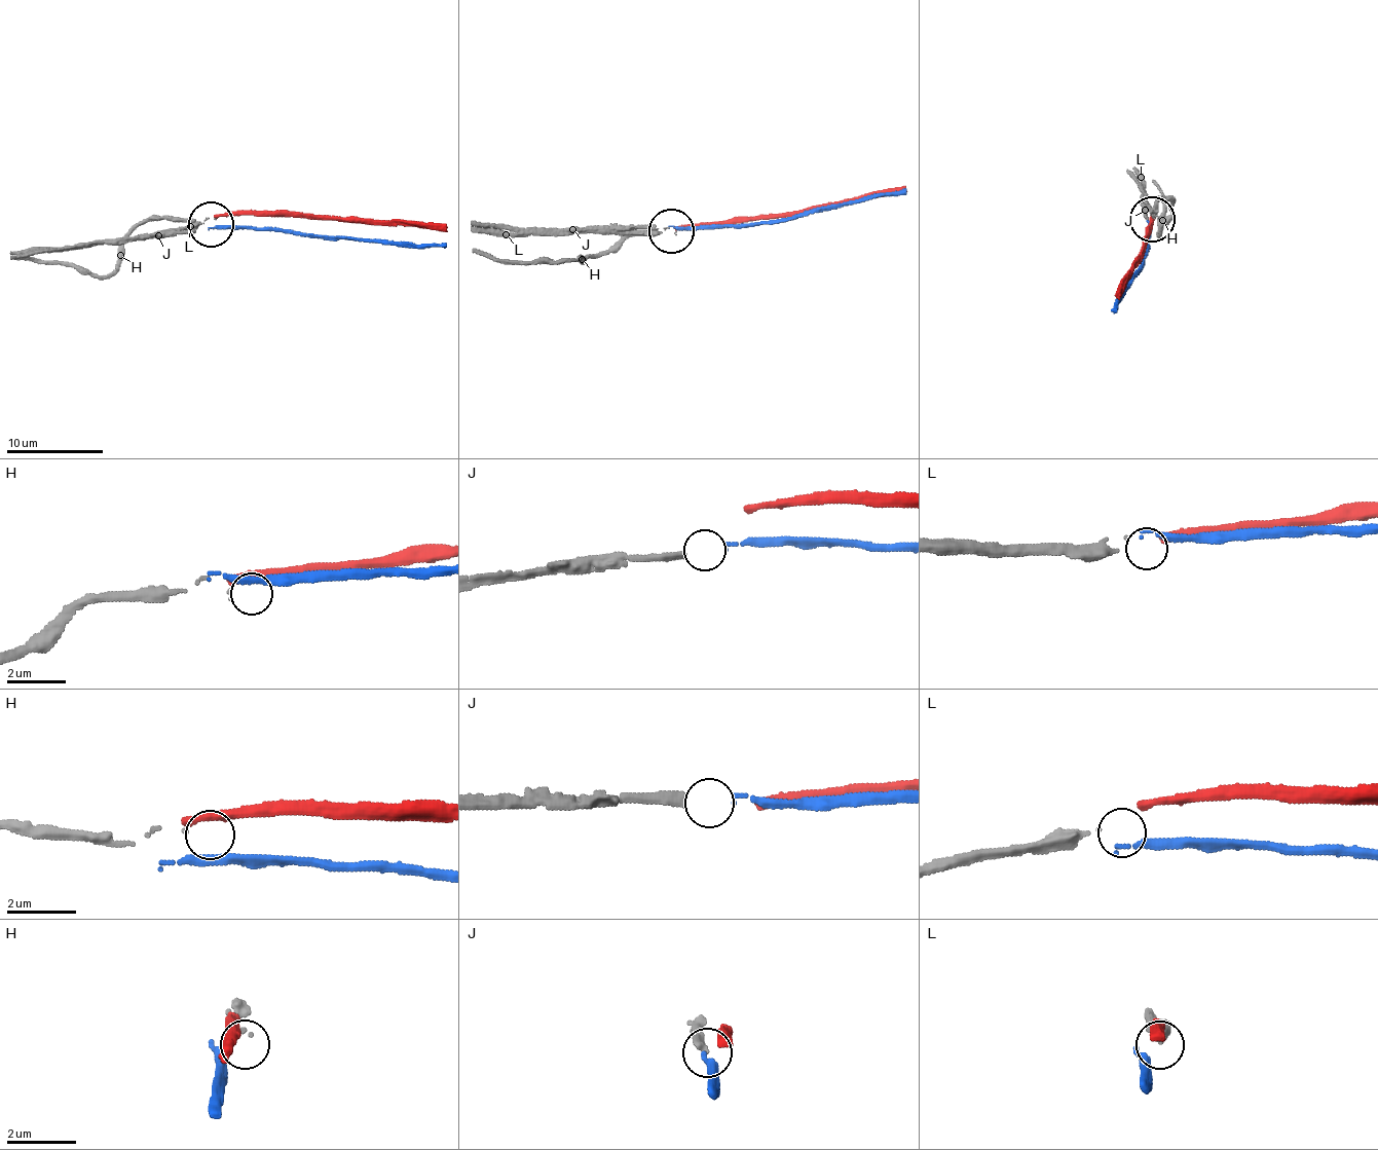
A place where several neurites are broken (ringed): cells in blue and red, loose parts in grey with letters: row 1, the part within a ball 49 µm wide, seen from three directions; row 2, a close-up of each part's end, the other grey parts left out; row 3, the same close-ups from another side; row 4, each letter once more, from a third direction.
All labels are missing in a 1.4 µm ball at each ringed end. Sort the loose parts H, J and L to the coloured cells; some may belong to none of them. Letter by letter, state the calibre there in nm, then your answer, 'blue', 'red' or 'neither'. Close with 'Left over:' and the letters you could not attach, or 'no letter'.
H: 50 nm | neither
J: 240 nm | blue
L: 150 nm | neither
Left over: H, L

